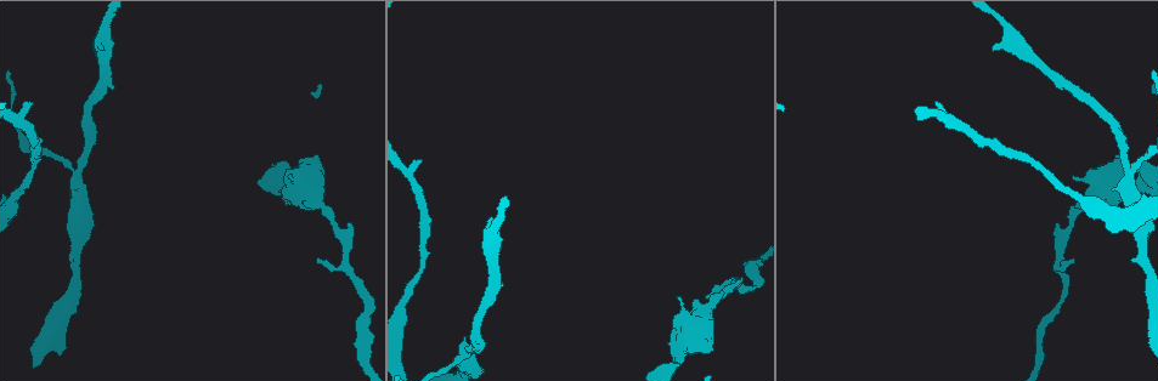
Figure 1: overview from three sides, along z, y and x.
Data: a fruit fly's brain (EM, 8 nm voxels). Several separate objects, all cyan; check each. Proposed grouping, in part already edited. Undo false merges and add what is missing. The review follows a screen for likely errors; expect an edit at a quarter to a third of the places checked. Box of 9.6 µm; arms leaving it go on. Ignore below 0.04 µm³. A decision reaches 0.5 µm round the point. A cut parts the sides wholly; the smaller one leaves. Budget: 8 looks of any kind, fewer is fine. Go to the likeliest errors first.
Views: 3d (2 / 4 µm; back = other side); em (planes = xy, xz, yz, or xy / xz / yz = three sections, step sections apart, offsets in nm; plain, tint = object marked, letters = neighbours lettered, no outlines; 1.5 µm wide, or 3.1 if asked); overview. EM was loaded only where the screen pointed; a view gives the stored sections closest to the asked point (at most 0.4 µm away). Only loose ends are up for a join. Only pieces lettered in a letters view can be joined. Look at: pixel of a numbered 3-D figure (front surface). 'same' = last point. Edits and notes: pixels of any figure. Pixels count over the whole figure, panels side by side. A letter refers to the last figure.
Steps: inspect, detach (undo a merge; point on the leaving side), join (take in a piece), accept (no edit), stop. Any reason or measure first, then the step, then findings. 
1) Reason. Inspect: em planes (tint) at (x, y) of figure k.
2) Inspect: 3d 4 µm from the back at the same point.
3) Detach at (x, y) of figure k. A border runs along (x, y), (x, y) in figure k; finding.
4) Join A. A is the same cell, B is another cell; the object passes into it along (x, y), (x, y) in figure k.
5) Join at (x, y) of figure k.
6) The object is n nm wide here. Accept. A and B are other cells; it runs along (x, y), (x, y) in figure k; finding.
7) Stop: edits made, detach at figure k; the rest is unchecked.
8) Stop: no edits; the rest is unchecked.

Free end. Inspect: 3d 4 µm at (421, 159) of figure 1.

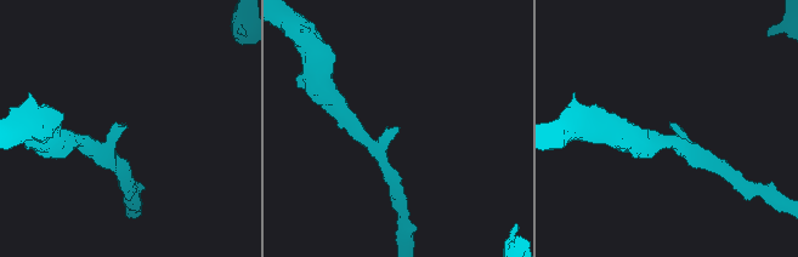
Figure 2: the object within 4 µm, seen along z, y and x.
Inspect: em xz step 8 (letters) at (127, 125) of figure 2.

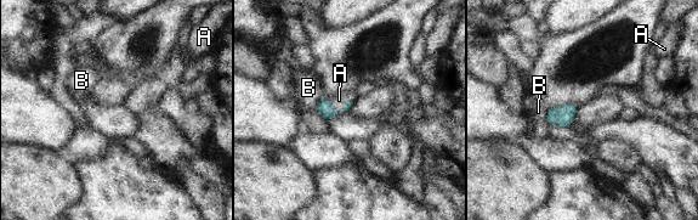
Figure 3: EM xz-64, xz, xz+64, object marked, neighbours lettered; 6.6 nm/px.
The longest contact is with A, 200 nm. Join A. A is the same cell, B is another cell; it goes on there.

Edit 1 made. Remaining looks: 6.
Redraw. Inspect: overview.

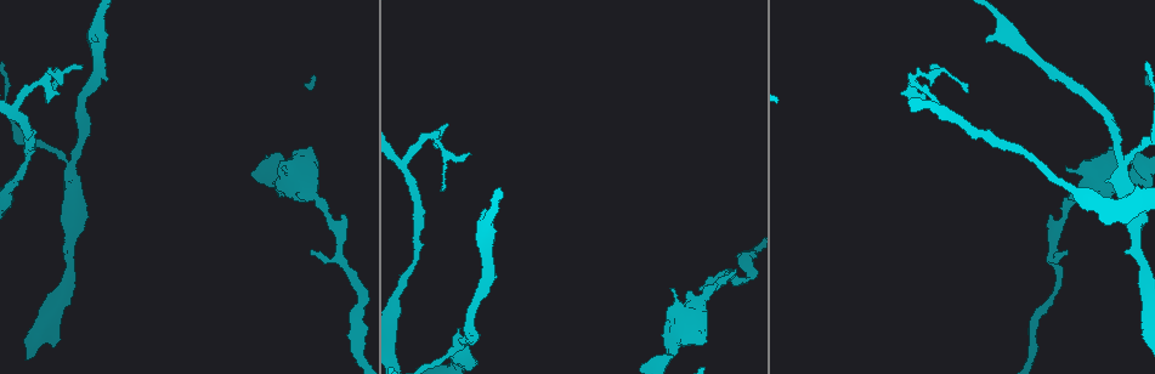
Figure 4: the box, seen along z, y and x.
Branch stops here. Inspect: em planes (plain) at (286, 169) of figure 4.

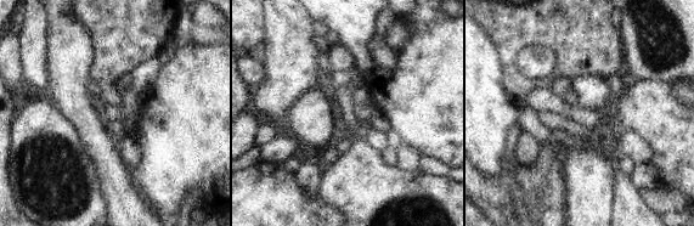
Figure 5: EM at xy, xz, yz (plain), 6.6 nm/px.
See the neighbours. Inspect: em planes (letters) at the same point.

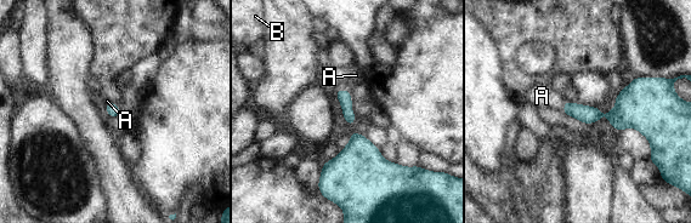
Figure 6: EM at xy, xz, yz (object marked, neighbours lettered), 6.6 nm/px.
The longest contact is with A, 120 nm. Join A. A is the same cell, B is another cell; the neuron continues.

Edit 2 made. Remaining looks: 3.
Inspect: overview.

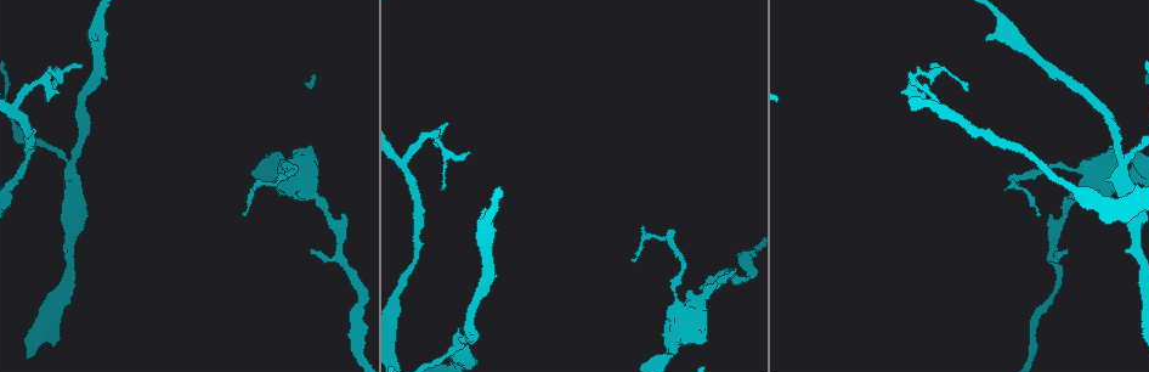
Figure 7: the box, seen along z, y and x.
A fork. Inspect: 3d 2 µm at (460, 343) of figure 7.

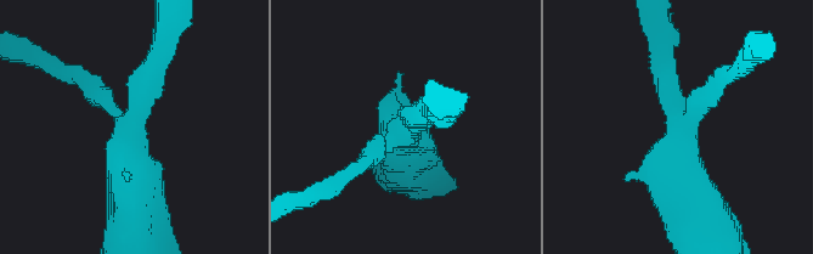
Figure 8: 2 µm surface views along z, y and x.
3 arms meet here. Inspect: em yz step 4 (letters) at (406, 132) of figure 8.

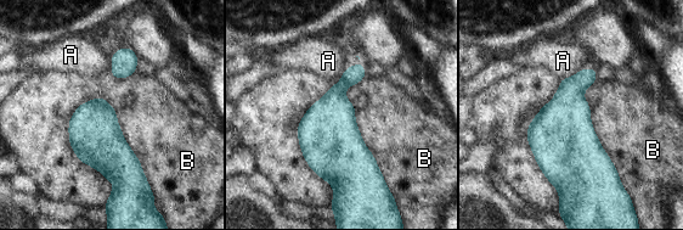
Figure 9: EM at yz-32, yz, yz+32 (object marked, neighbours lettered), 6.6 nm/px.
Accept. A and B are other cells; a border runs along (82, 102), (113, 107), (150, 183) in figure 9; all the same neuron.

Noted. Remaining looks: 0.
Stop: edits made, join at figure 3, join at figure 6; the rest is unchecked.

